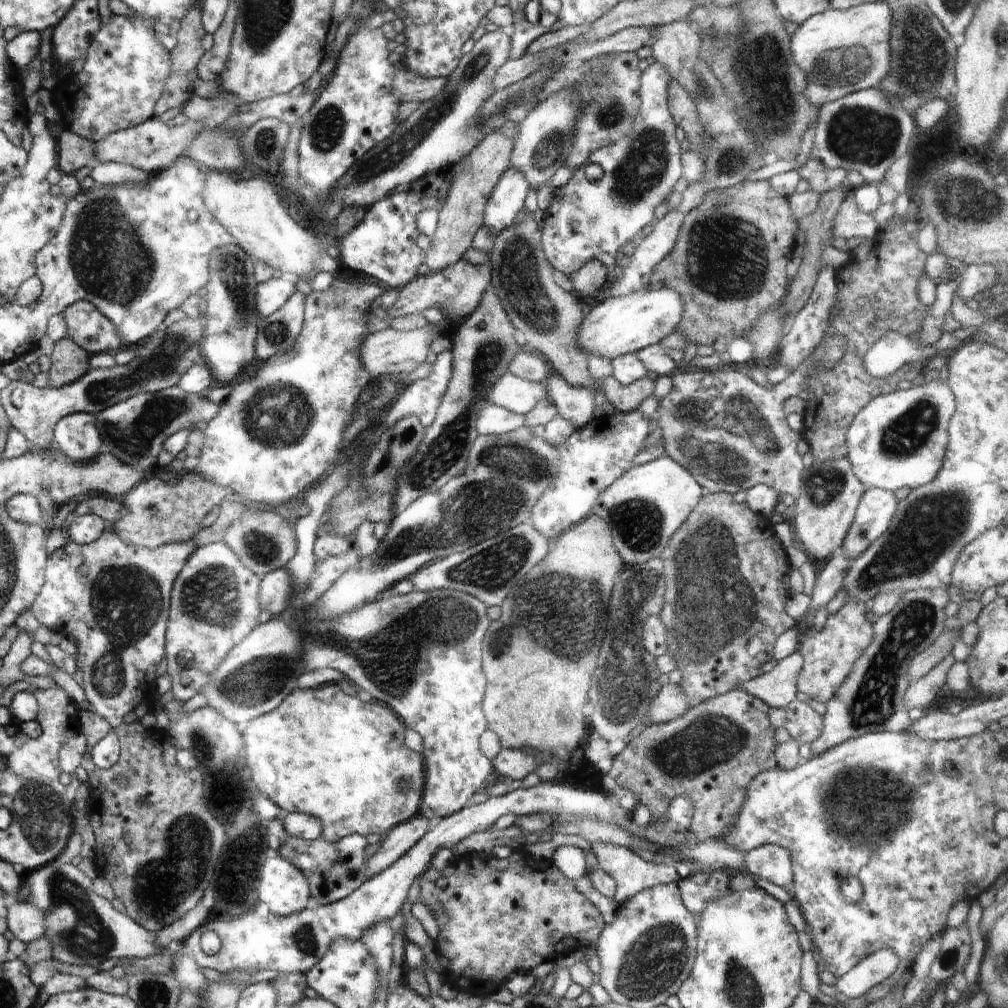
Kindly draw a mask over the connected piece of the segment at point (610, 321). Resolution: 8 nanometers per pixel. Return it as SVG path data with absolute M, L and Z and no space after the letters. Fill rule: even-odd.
M664 286L658 290L632 292L626 296L614 296L604 302L592 303L591 310L585 314L582 324L580 324L576 344L587 355L594 354L600 358L610 358L610 360L618 358L619 355L636 354L648 346L659 344L662 339L675 331L682 318L683 302L684 300L681 301L680 296L674 290Z

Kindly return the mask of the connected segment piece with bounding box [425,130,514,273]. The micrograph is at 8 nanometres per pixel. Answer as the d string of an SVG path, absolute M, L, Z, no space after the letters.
M498 131L485 138L460 162L452 166L453 180L445 204L438 214L436 232L425 251L425 263L431 273L445 270L459 262L472 246L473 239L484 224L484 208L502 174L510 168L509 155L513 140Z

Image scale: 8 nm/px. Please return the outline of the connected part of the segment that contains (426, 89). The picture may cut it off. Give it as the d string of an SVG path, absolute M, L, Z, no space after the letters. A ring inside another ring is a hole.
M405 70L395 72L391 83L393 94L404 102L420 102L431 100L442 93L447 78L426 79Z

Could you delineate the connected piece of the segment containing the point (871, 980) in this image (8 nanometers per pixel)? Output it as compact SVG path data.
M879 949L858 962L849 972L838 977L838 992L846 998L858 998L892 975L898 966L898 958L889 949Z

